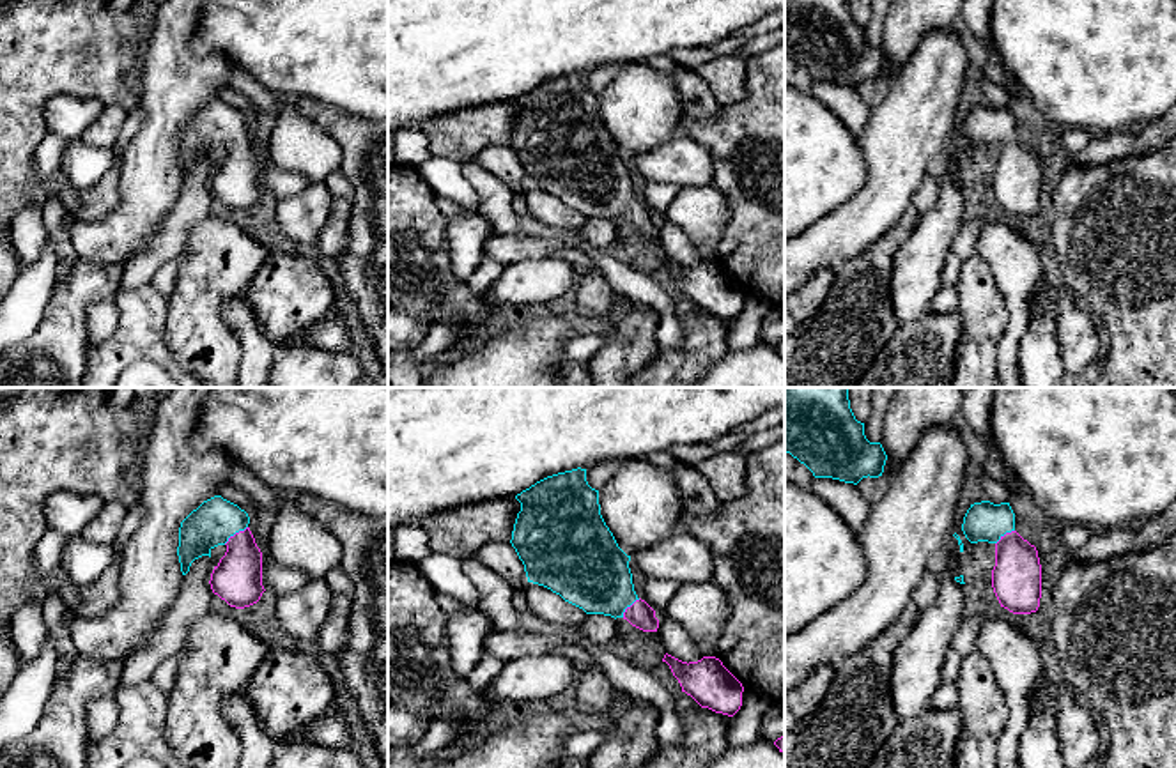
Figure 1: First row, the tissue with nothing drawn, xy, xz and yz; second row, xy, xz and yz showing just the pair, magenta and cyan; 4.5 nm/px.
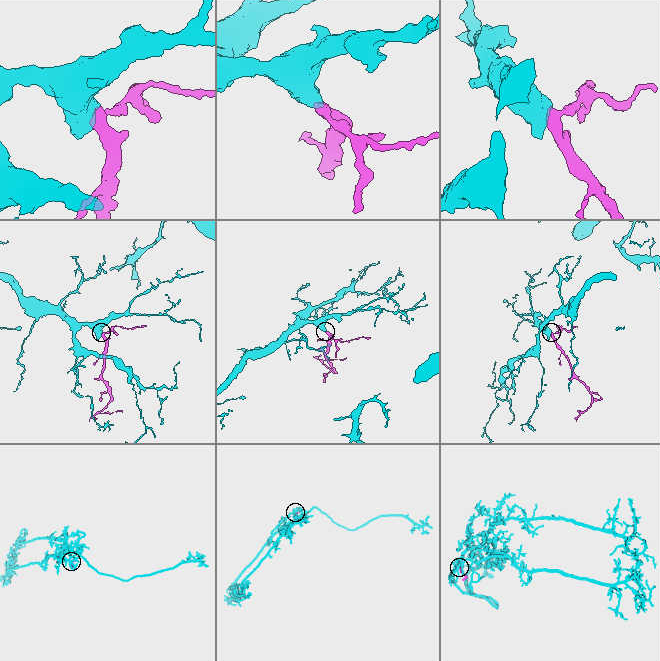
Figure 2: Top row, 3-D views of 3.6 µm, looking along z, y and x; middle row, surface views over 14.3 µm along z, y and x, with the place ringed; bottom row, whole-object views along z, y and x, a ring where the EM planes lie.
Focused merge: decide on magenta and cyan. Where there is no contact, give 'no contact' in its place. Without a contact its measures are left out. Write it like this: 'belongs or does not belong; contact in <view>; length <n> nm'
belongs; contact in xy; length 140 nm

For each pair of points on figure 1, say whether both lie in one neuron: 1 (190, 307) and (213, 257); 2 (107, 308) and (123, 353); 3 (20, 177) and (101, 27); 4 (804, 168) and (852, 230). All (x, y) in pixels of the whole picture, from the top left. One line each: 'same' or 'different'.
1: same
2: different
3: same
4: different

